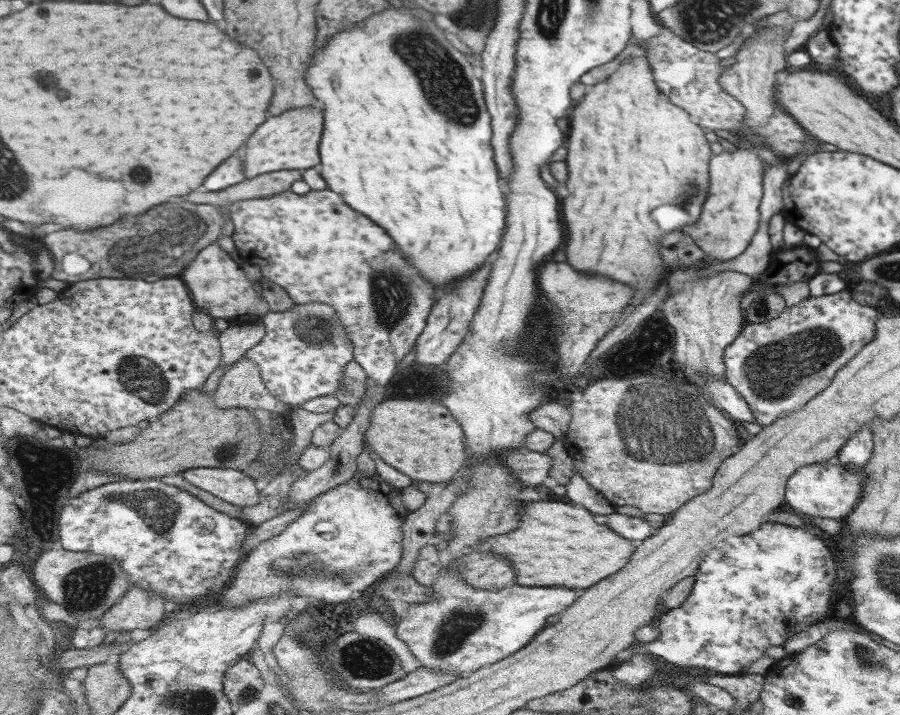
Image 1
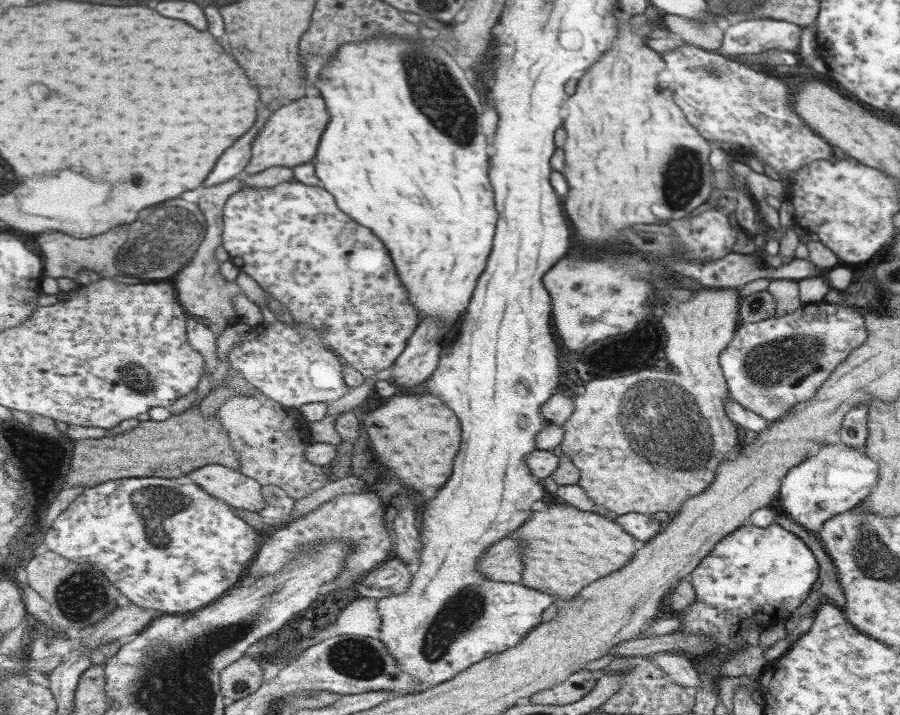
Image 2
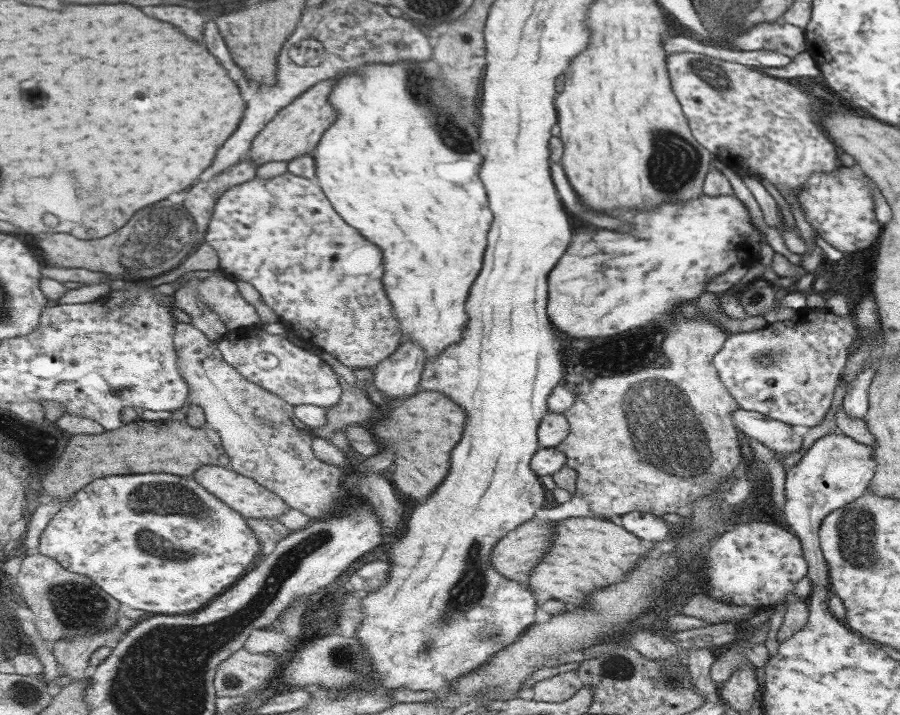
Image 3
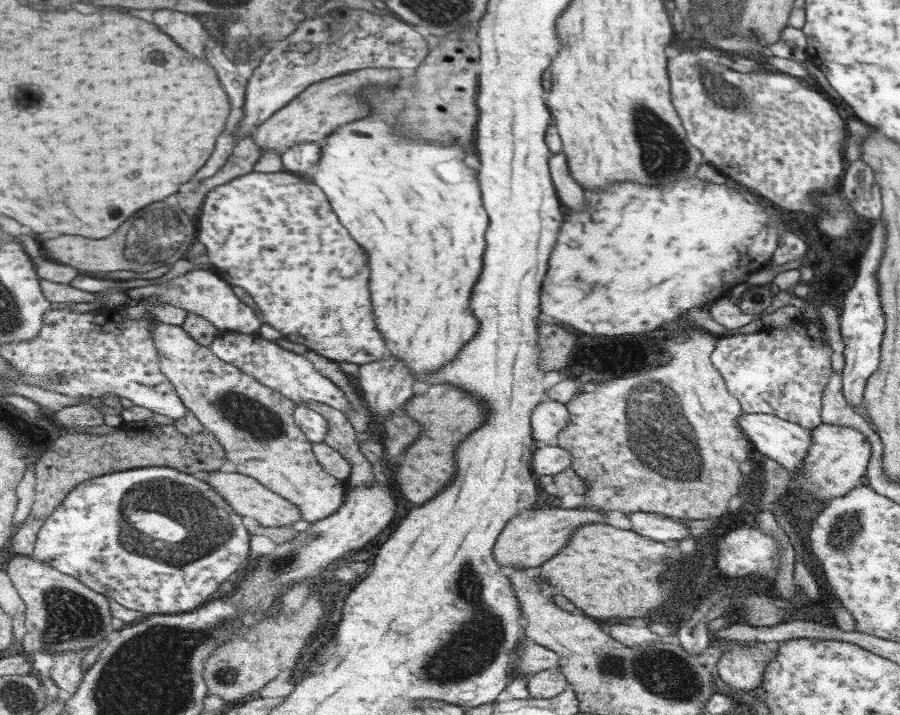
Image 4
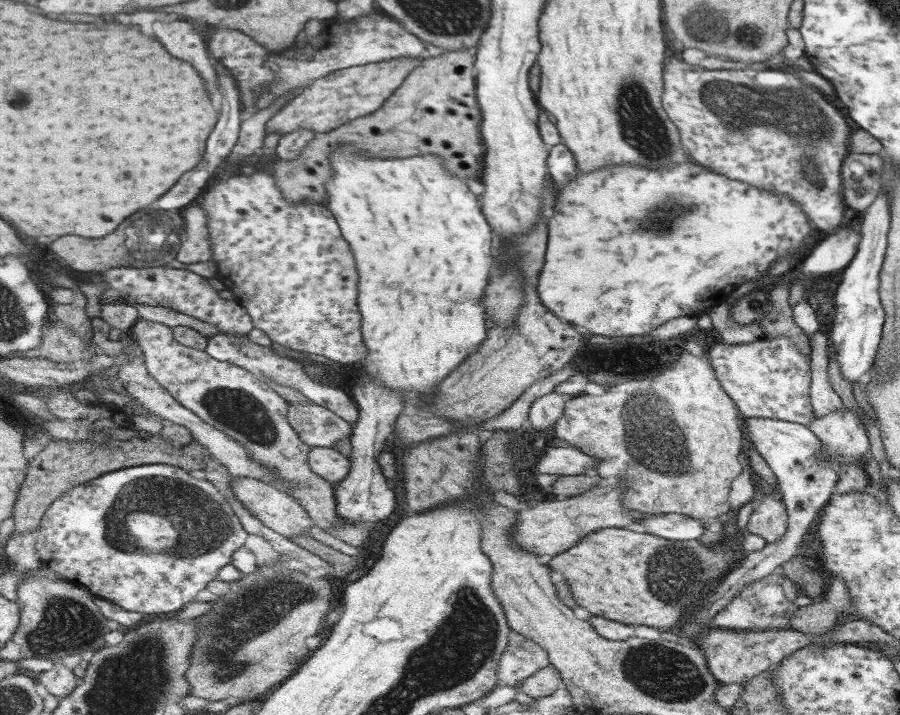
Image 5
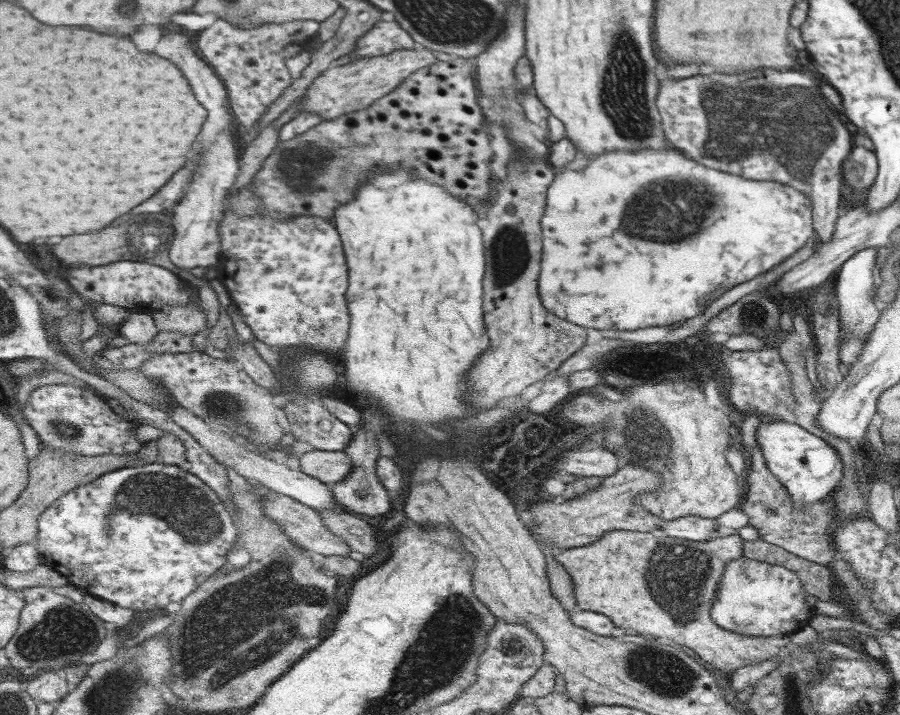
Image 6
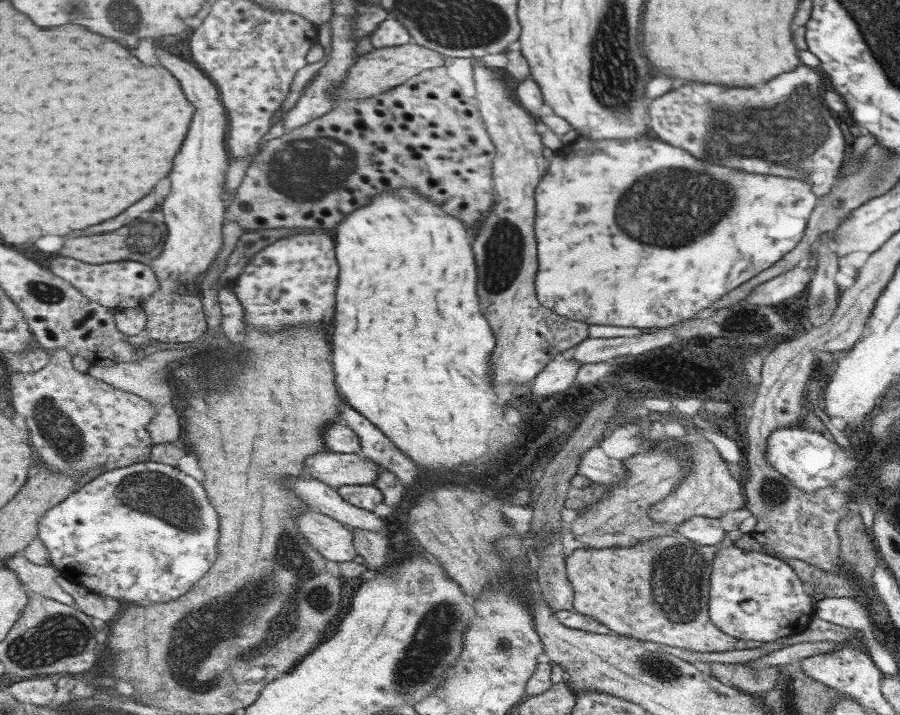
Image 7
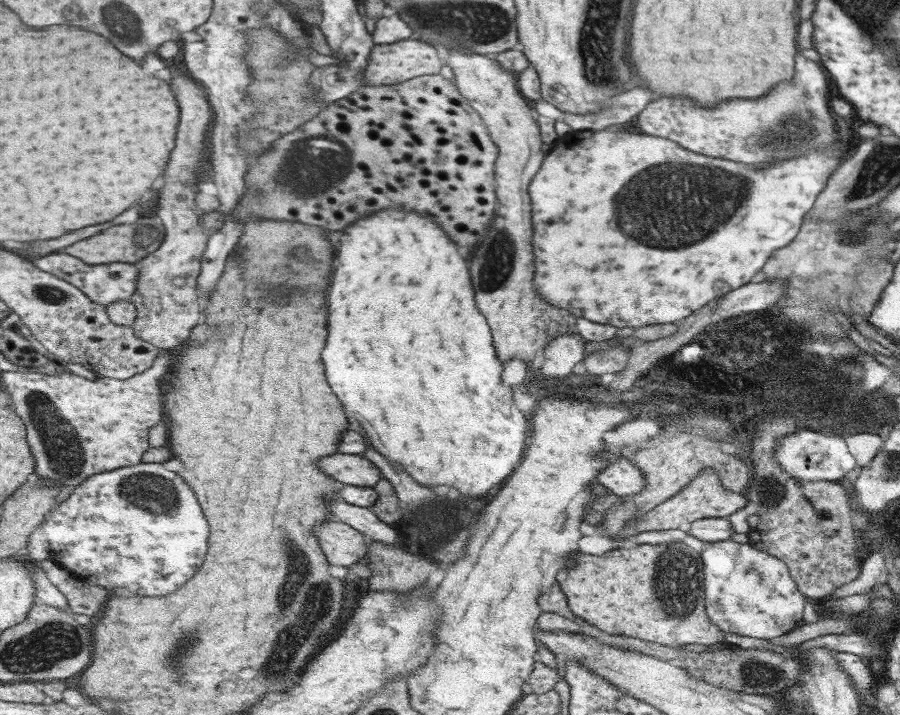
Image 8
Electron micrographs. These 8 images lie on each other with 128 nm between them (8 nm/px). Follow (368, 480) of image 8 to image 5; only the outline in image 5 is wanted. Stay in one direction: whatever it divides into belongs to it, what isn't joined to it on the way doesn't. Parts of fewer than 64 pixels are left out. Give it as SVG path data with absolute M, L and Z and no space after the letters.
M312 447L309 459L312 469L334 484L347 478L352 469L351 458L335 448Z

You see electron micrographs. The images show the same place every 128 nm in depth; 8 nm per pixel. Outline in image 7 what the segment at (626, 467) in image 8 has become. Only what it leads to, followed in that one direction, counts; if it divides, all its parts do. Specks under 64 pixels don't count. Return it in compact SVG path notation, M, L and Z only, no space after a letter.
M598 446L586 450L579 457L577 468L592 483L606 487L623 486L622 482L629 476L622 461L607 456Z

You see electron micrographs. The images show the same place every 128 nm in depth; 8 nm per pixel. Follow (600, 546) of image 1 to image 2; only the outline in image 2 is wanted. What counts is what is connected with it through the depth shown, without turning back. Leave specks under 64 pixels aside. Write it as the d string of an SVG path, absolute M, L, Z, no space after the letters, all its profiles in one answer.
M560 503L547 505L541 512L532 512L531 522L527 522L527 526L521 526L517 532L509 534L512 538L519 534L519 542L525 544L523 562L527 562L527 568L523 568L520 583L567 600L589 582L621 569L643 542L633 540L630 534L625 534L613 522Z

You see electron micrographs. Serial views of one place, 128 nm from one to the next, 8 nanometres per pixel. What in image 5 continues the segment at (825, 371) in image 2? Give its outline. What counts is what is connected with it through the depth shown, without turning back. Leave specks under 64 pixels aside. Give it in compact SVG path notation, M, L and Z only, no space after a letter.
M763 337L755 342L749 342L749 344L715 344L711 346L711 350L707 351L707 357L710 360L710 365L714 370L715 376L718 379L720 387L729 395L729 398L735 403L735 406L739 409L739 412L744 417L755 417L755 418L774 418L784 420L787 422L795 422L797 424L808 425L814 420L814 412L810 403L809 398L809 385L811 380L811 370L809 369L809 351L803 354L799 347L795 346L789 338L771 338L771 340Z

